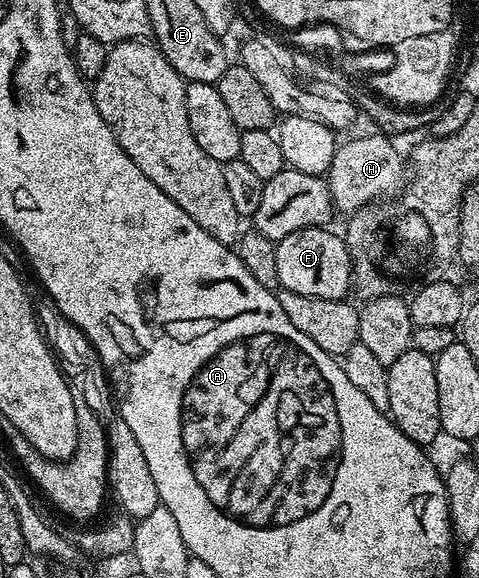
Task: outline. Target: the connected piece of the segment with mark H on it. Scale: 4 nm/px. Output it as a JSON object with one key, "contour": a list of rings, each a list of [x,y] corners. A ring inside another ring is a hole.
{"contour":[[[377,133],[372,136],[351,138],[350,142],[339,144],[334,151],[332,163],[326,174],[331,204],[338,212],[352,215],[374,200],[396,194],[408,179],[408,167],[389,136]],[[357,210],[357,211],[356,211]]]}

